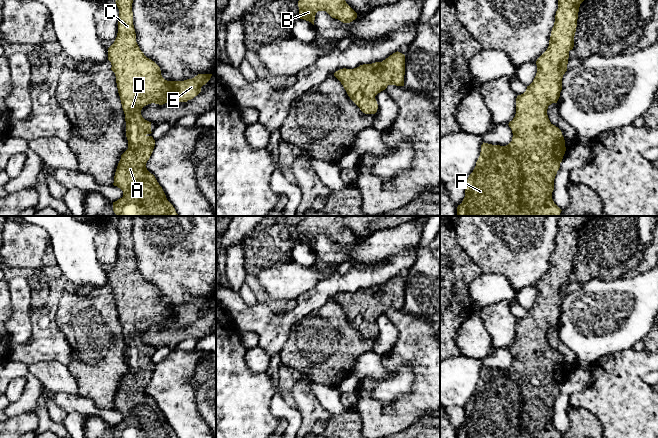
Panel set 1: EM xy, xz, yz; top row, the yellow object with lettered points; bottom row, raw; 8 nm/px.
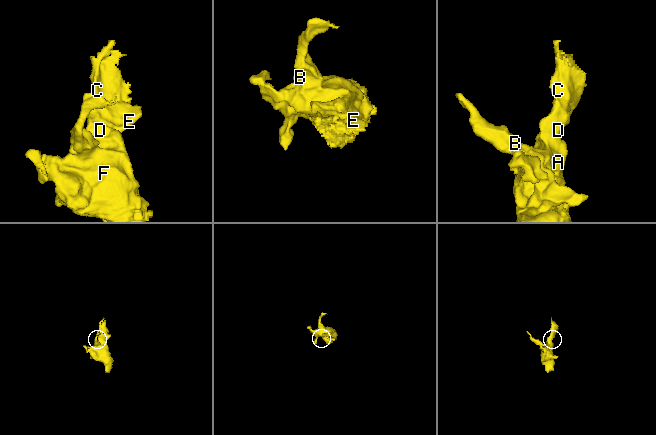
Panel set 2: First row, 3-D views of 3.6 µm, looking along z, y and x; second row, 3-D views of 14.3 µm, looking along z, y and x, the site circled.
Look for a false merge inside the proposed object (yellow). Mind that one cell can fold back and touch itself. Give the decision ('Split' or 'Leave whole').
Leave whole

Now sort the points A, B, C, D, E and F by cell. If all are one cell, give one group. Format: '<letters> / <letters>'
A B C D E F

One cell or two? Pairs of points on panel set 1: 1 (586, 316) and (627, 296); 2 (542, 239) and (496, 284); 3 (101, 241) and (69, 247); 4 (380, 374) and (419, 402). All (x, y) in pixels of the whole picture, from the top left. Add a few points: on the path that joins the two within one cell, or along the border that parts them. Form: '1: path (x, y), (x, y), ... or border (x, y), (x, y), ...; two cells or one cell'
1: path (596, 316), (607, 316), (617, 306); one cell
2: border (482, 272), (503, 275), (517, 292); two cells
3: border (97, 226), (94, 247), (100, 265); two cells
4: border (411, 370), (412, 388), (386, 404); two cells

